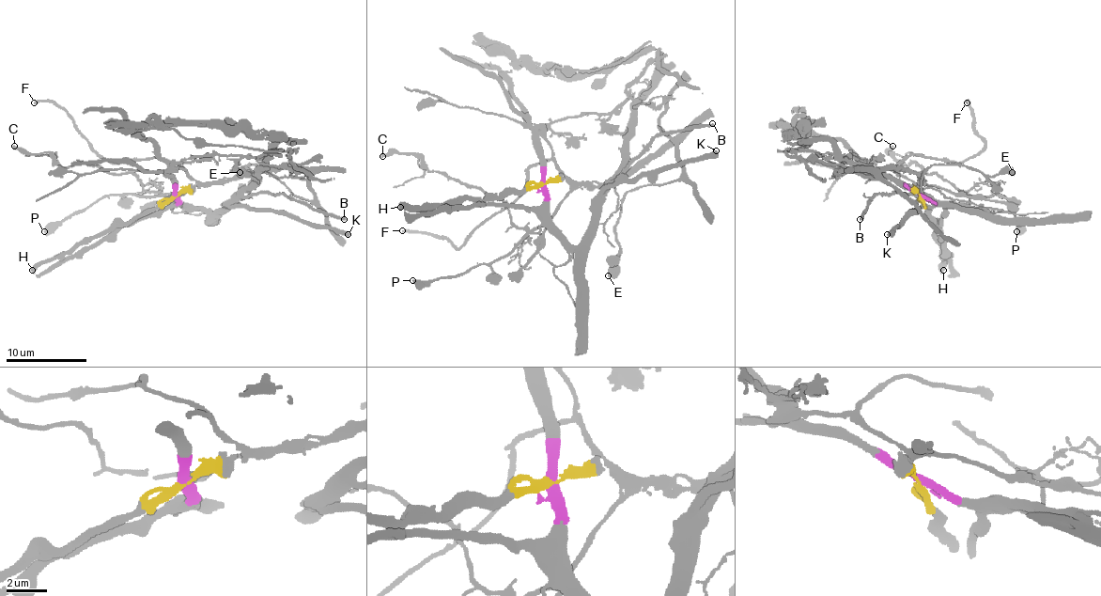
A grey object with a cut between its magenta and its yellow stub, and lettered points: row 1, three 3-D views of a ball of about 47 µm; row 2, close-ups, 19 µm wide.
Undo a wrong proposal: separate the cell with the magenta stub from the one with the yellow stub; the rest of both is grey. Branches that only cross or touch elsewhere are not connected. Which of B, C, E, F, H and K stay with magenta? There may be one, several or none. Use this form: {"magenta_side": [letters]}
{"magenta_side": ["B", "C", "K"]}

